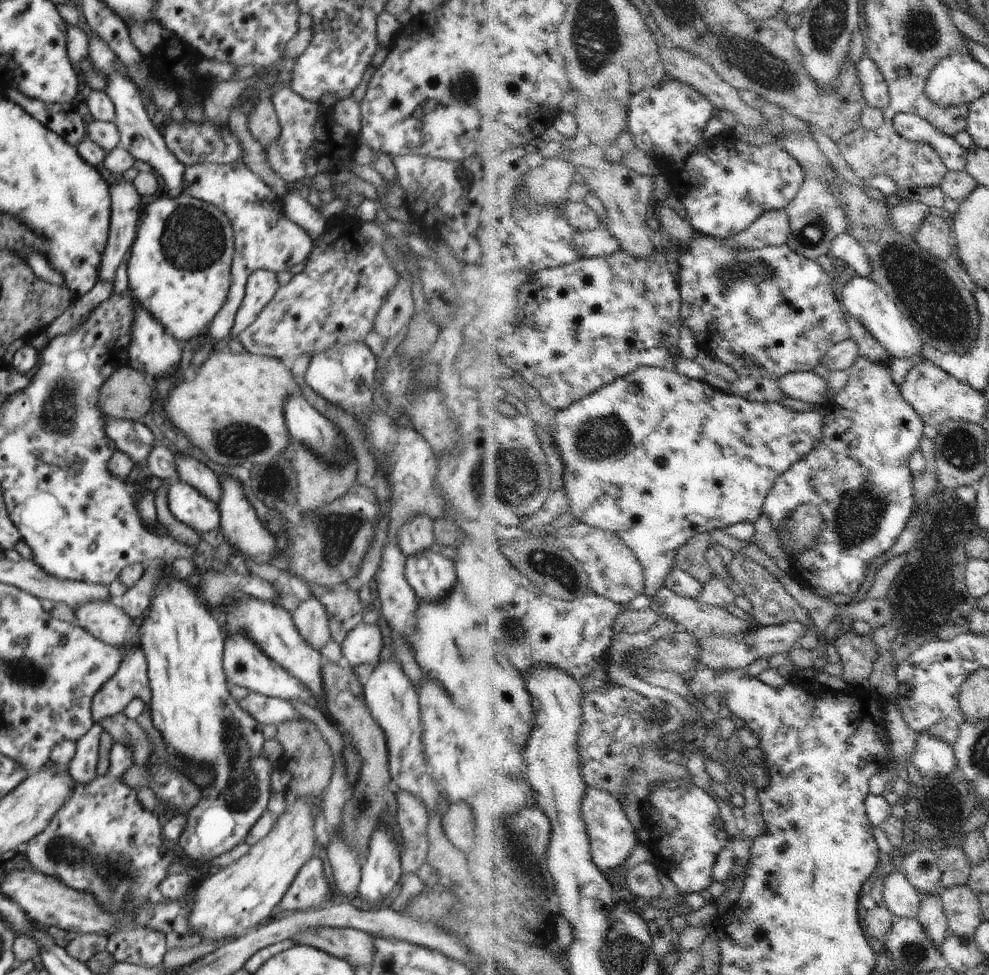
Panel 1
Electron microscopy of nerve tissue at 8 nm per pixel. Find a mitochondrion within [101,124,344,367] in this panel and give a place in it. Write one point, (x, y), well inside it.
(193, 239)

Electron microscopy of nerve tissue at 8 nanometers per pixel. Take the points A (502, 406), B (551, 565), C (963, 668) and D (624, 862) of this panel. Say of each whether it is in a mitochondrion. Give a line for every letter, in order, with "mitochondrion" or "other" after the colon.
A: other
B: mitochondrion
C: other
D: other

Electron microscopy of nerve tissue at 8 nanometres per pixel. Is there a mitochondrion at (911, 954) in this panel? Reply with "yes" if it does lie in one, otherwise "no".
yes

